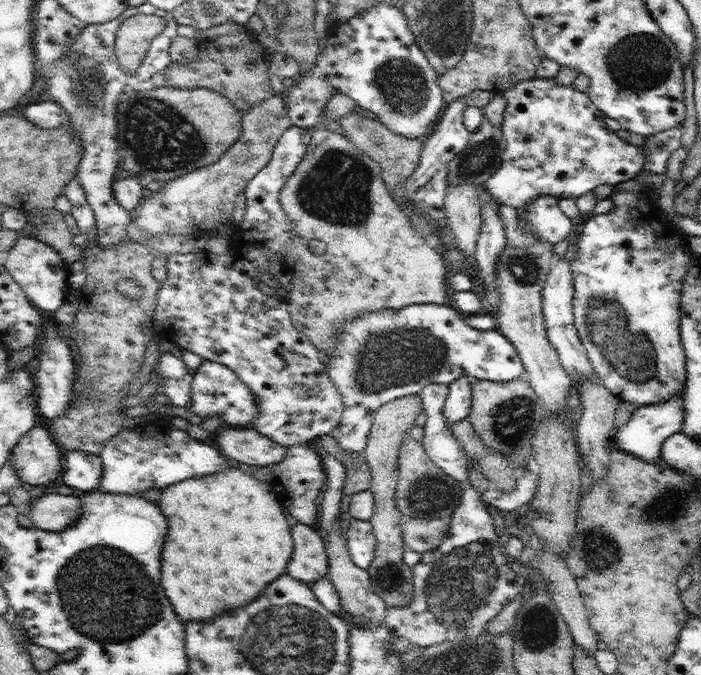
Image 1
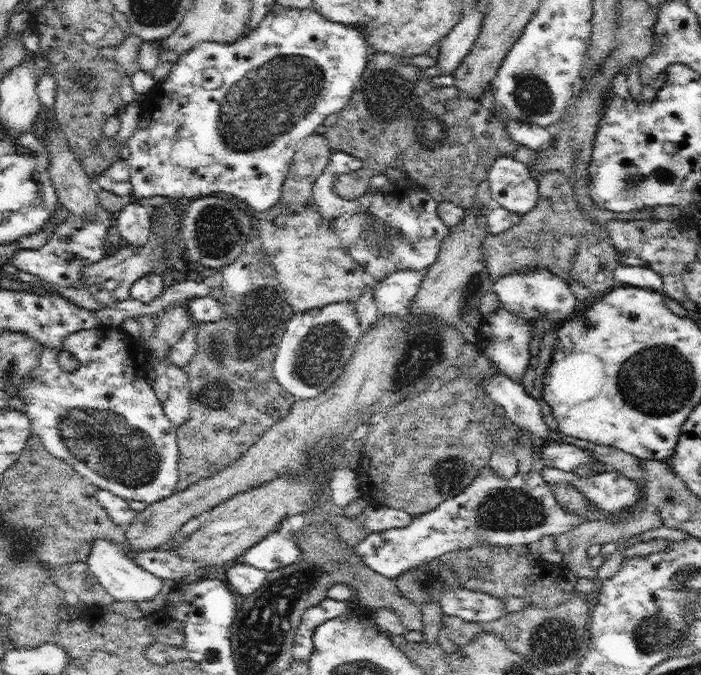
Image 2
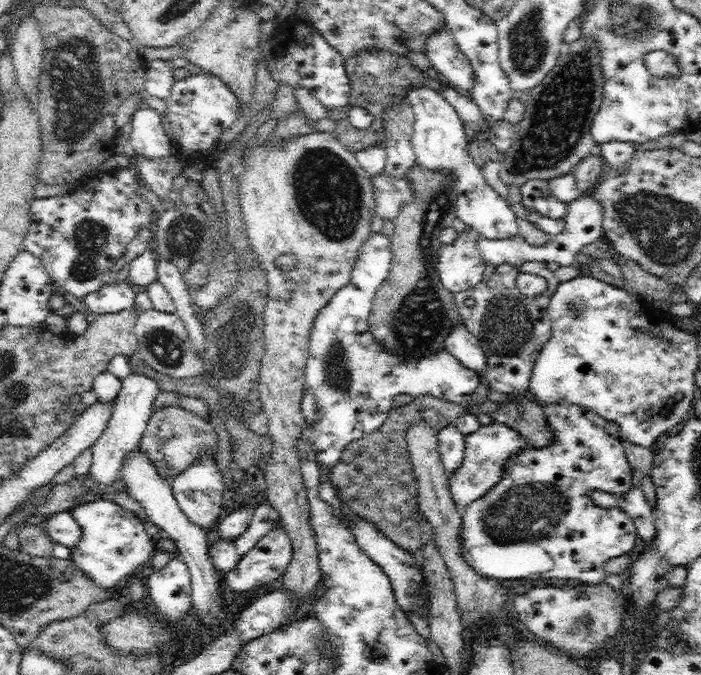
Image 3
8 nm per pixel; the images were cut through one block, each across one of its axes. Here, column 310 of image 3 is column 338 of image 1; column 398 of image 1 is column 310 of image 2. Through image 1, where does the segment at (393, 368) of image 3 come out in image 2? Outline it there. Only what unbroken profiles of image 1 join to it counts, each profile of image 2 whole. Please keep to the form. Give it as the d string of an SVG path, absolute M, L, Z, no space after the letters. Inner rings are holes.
M332 302L324 307L294 313L277 345L272 372L276 382L296 400L318 396L344 372L362 334L354 302Z

